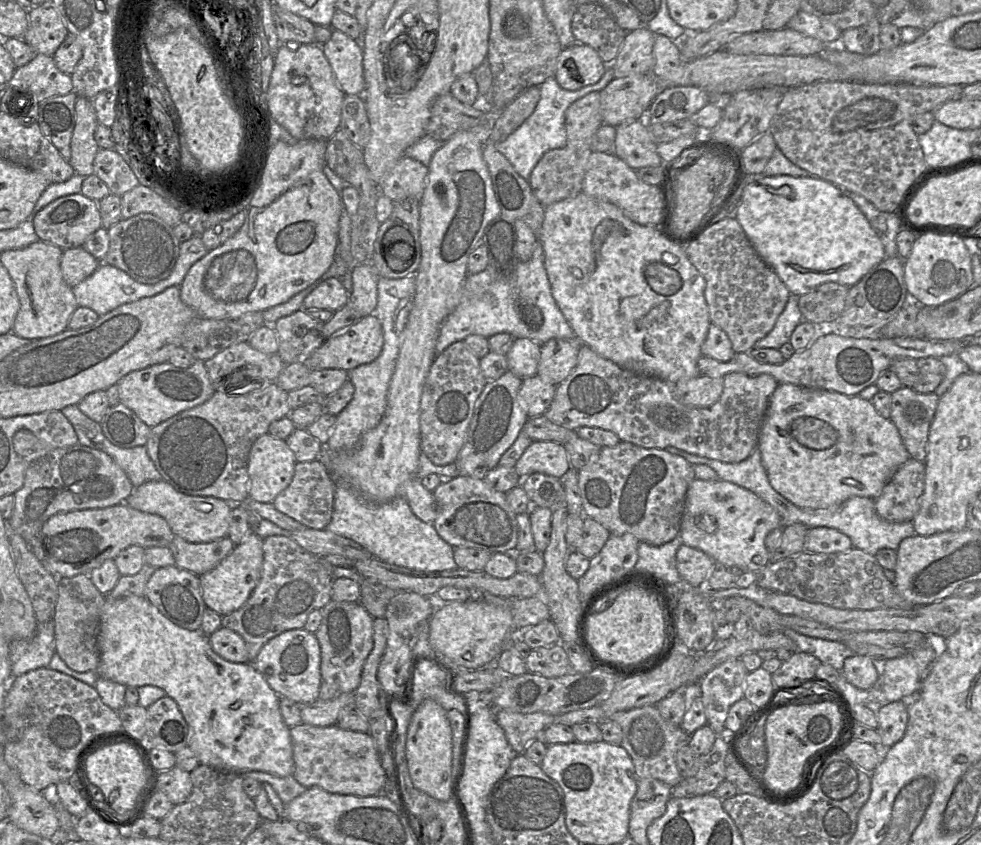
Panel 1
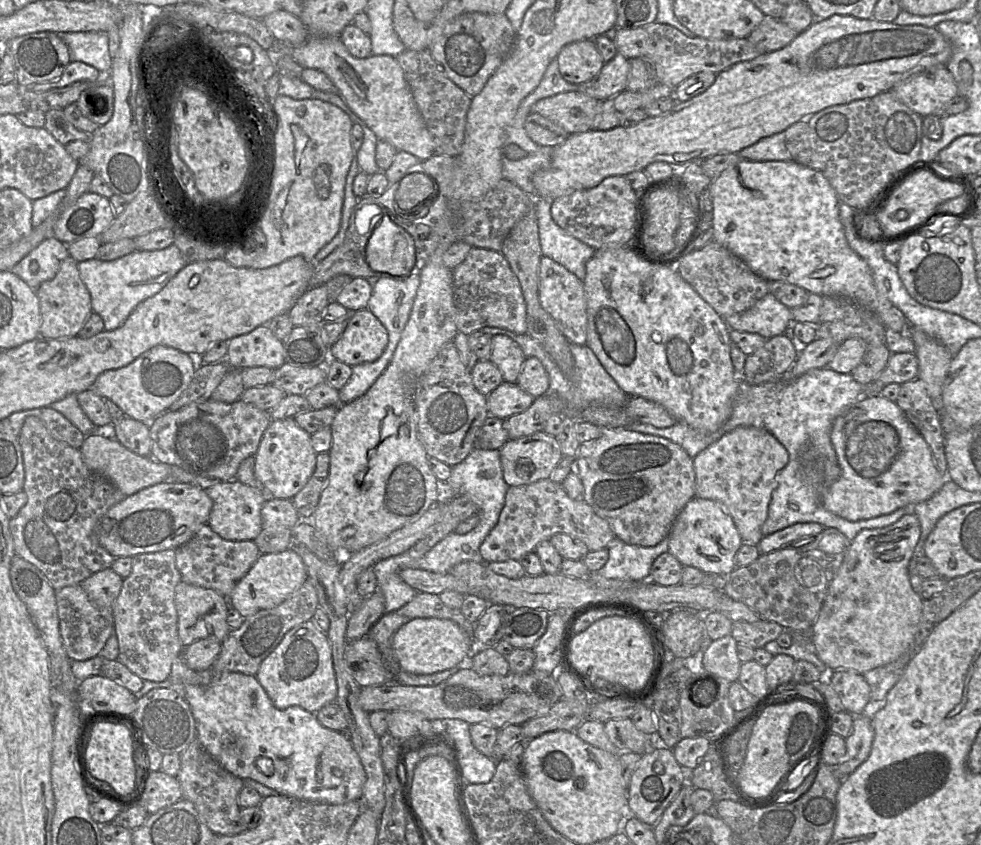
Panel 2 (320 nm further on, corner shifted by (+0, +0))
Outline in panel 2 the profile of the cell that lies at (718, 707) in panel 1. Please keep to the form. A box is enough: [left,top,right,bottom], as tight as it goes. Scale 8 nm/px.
[702,634,742,683]

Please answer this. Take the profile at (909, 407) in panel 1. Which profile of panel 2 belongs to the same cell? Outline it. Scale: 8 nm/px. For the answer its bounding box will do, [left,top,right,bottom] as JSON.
[895,378,947,475]

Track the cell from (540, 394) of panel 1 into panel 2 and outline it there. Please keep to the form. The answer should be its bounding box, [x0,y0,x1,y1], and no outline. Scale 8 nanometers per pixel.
[486,381,534,419]

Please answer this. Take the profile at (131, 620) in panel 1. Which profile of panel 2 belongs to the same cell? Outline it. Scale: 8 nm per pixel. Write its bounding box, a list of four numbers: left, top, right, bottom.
[182,672,366,804]

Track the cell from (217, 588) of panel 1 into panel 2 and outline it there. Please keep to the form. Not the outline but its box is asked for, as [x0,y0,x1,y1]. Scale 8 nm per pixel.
[228,548,308,617]

